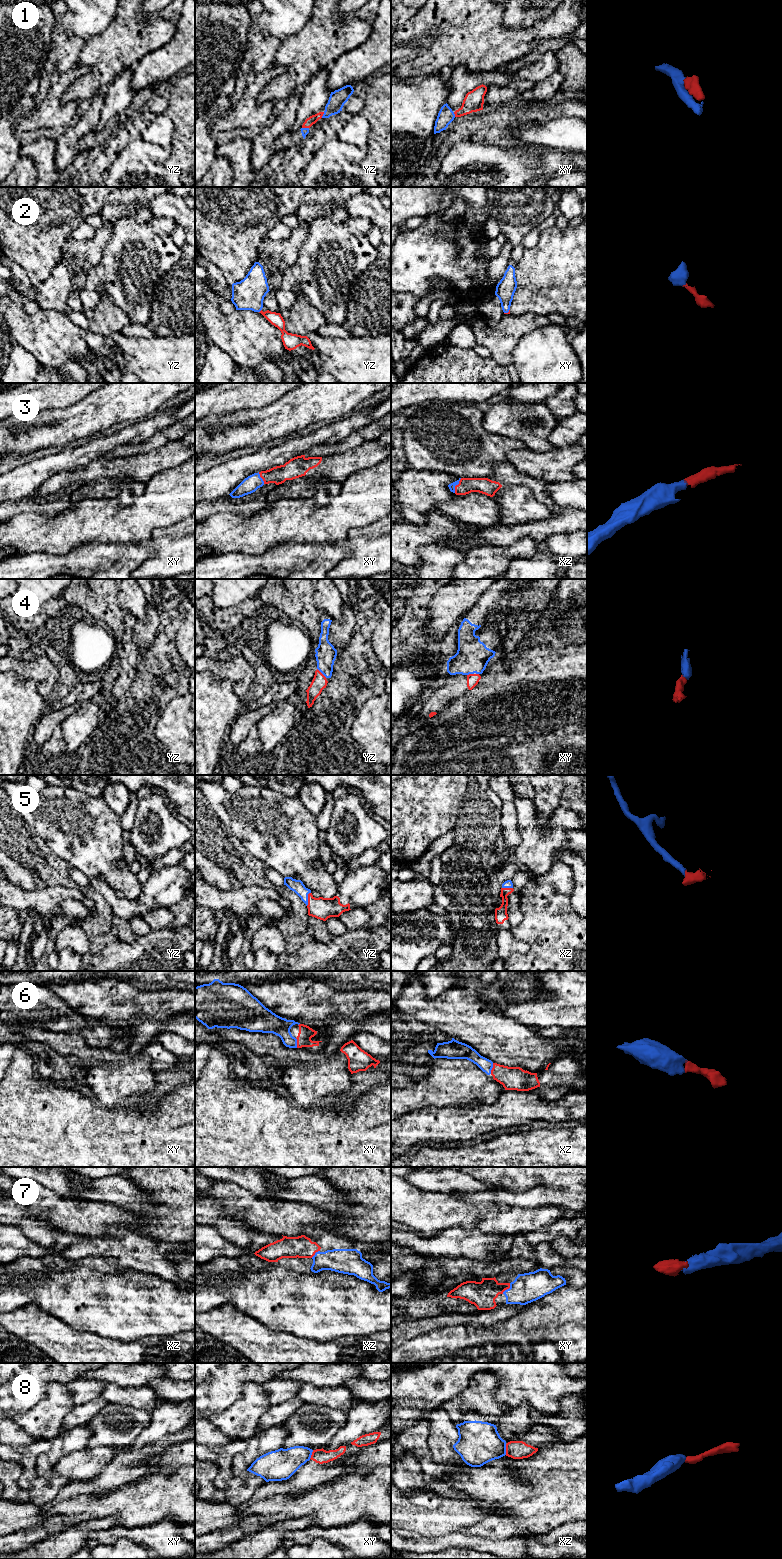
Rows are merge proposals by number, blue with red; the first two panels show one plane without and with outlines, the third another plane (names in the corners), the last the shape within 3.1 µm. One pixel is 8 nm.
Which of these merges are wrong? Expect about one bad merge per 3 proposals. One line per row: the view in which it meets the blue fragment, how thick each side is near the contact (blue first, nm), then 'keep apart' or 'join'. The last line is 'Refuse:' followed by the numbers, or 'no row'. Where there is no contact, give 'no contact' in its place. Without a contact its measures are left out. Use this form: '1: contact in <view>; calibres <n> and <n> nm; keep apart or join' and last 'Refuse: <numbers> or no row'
1: contact in yz; calibres 60 and 70 nm; join
2: contact in yz; calibres 260 and 100 nm; join
3: contact in xz; calibres 50 and 130 nm; join
4: contact in yz; calibres 160 and 120 nm; join
5: contact in yz; calibres 100 and 180 nm; join
6: contact in xz; calibres 110 and 190 nm; join
7: contact in xy; calibres 240 and 220 nm; join
8: contact in xz; calibres 340 and 140 nm; keep apart
Refuse: 8

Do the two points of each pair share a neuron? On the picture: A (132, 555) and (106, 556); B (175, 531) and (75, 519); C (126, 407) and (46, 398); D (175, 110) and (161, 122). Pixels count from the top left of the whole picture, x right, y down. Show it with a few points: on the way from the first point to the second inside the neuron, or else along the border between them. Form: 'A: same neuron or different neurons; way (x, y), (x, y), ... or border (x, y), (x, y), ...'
A: same neuron; way (126, 556), (112, 556)
B: different neurons; border (177, 521), (165, 527), (157, 527), (151, 537)
C: different neurons; border (90, 393), (74, 404), (54, 408)
D: different neurons; border (165, 113), (172, 123), (172, 139)

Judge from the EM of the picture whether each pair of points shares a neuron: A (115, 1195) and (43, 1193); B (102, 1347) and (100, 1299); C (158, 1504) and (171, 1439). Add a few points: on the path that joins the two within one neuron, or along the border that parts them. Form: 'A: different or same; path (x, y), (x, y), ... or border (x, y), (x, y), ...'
A: different; border (84, 1200), (107, 1204)
B: different; border (85, 1329), (120, 1341)
C: different; border (156, 1468), (148, 1471), (136, 1480)

